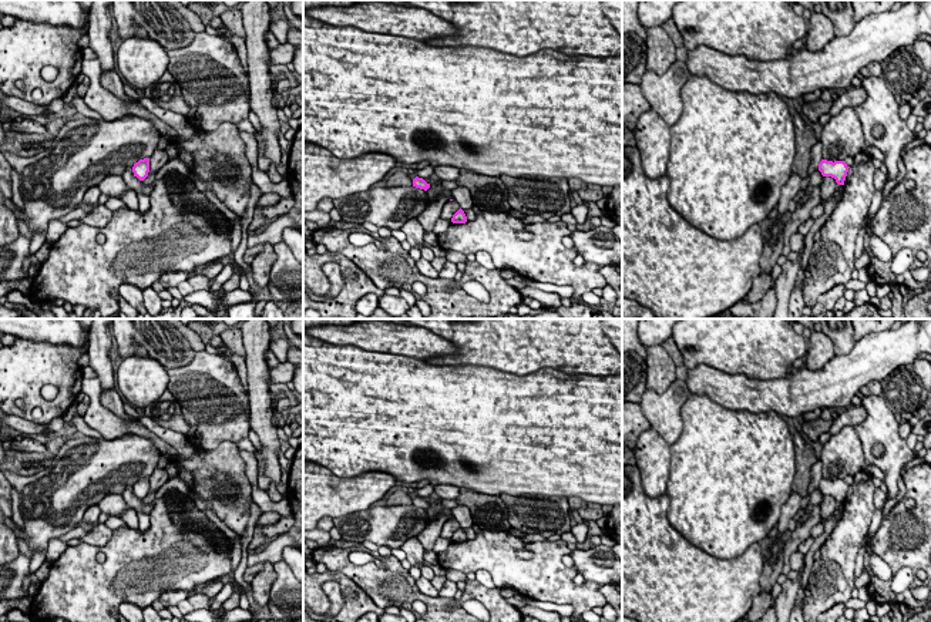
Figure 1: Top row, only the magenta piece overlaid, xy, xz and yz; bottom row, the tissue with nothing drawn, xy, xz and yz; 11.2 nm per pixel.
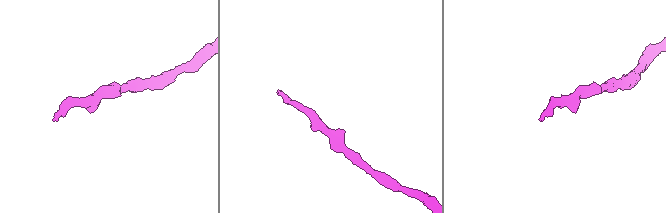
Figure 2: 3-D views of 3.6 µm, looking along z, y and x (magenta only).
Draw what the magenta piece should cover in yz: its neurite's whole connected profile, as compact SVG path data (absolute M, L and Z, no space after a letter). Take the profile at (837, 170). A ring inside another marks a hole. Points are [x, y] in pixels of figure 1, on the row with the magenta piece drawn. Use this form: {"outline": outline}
{"outline": "M821 159L821 162L819 164L819 171L821 172L821 175L834 178L838 185L844 185L848 168L850 167L844 161L833 162Z"}

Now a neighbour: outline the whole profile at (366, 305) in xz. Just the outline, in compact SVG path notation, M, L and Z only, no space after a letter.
M369 293L362 296L356 303L356 312L370 317L373 312L379 307L379 296Z

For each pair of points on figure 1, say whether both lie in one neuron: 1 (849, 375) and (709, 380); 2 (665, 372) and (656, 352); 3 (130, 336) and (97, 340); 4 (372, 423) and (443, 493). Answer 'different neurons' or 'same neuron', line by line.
1: same neuron
2: same neuron
3: different neurons
4: different neurons

